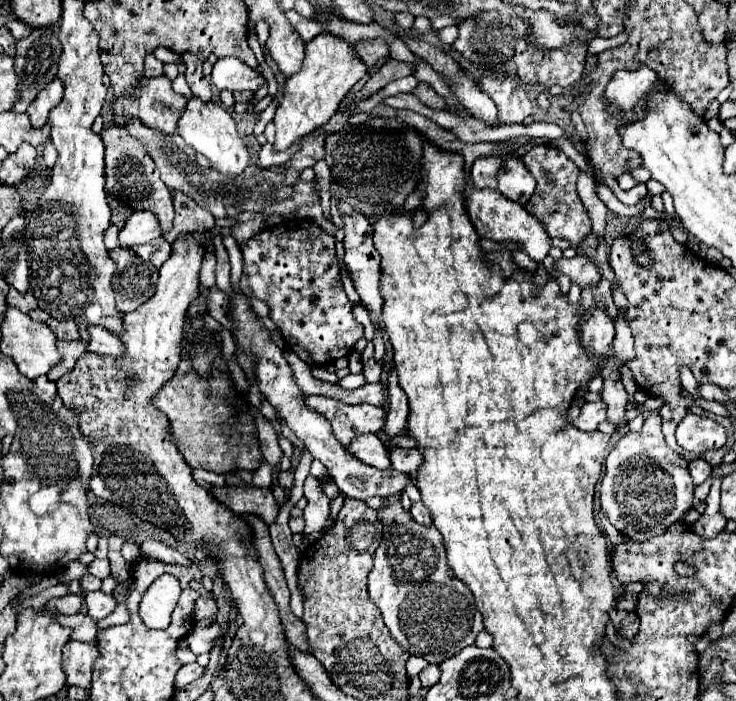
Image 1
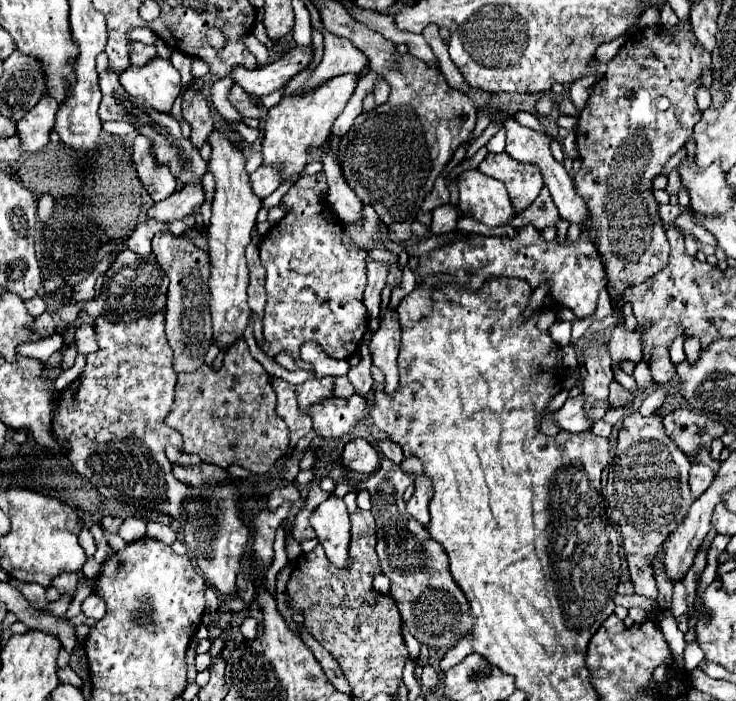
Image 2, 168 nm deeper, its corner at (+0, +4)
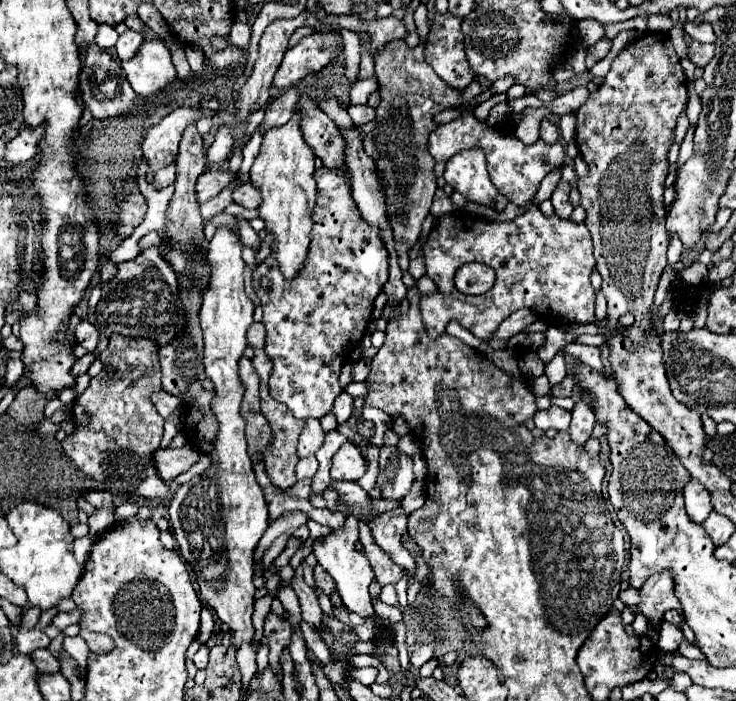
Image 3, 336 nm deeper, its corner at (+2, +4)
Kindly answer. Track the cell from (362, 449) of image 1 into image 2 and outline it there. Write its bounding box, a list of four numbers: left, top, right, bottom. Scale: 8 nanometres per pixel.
[342,438,380,474]

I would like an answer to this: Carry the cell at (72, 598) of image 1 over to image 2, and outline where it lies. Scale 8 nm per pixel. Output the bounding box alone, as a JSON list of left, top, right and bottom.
[12,580,50,610]

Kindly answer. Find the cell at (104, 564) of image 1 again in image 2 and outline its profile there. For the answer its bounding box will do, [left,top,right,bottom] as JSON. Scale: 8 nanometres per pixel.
[51,570,82,597]

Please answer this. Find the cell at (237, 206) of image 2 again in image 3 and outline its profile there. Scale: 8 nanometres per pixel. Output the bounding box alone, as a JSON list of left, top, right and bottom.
[168,228,268,650]

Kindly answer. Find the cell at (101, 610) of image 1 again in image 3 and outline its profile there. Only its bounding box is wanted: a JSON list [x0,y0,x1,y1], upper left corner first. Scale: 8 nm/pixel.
[52,610,80,630]

